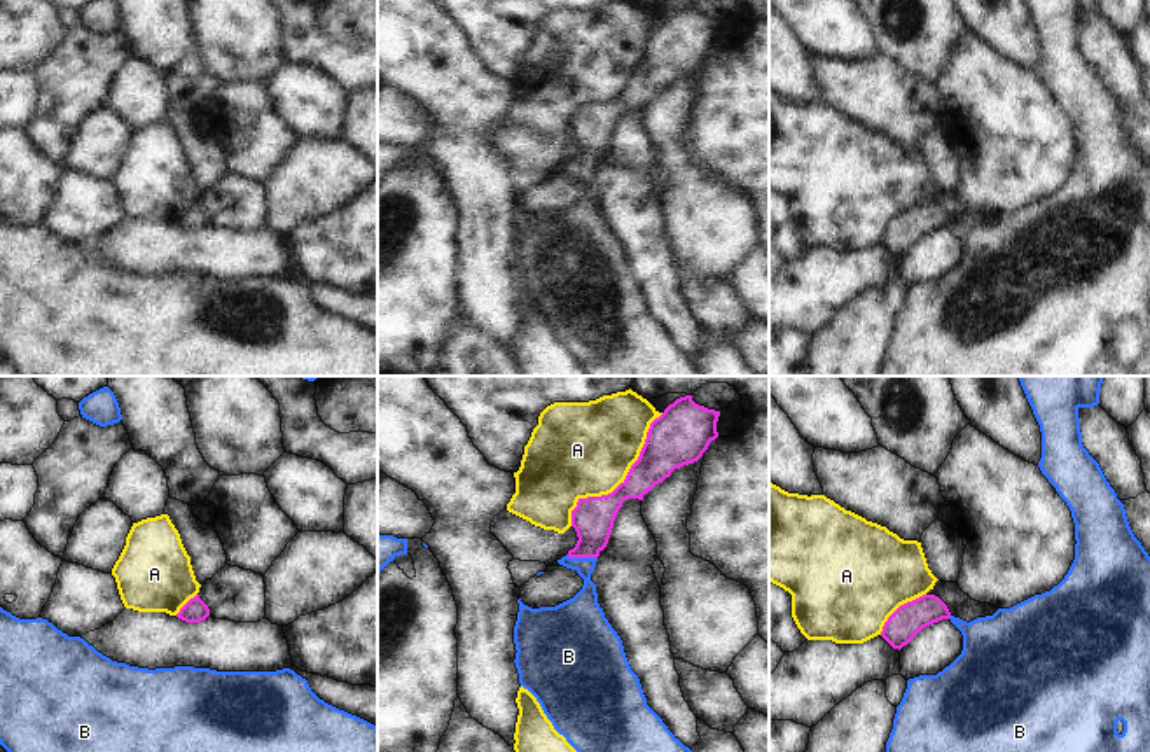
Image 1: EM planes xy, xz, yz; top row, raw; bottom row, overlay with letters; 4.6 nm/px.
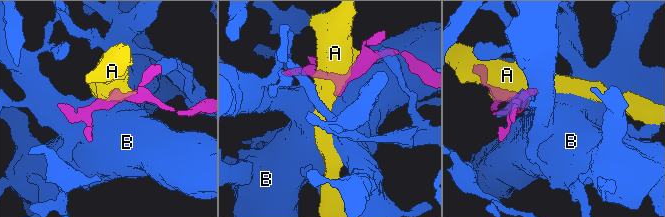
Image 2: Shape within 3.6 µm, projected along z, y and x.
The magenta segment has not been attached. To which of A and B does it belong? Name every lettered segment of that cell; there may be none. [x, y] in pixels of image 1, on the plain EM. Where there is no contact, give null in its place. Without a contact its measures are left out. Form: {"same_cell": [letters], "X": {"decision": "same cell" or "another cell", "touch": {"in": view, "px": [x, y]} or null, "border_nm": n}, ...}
{"same_cell": ["B"], "A": {"decision": "another cell", "touch": {"in": "xz", "px": [624, 88]}, "border_nm": 650}, "B": {"decision": "same cell", "touch": {"in": "xz", "px": [582, 165]}, "border_nm": 140}}

